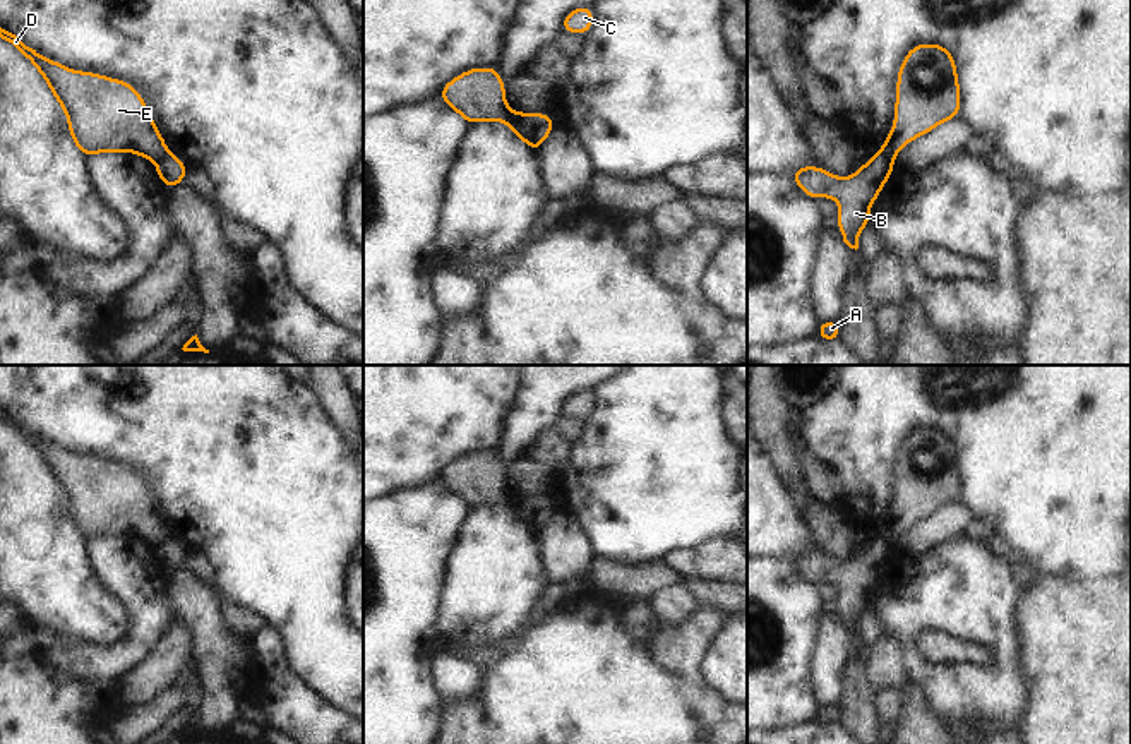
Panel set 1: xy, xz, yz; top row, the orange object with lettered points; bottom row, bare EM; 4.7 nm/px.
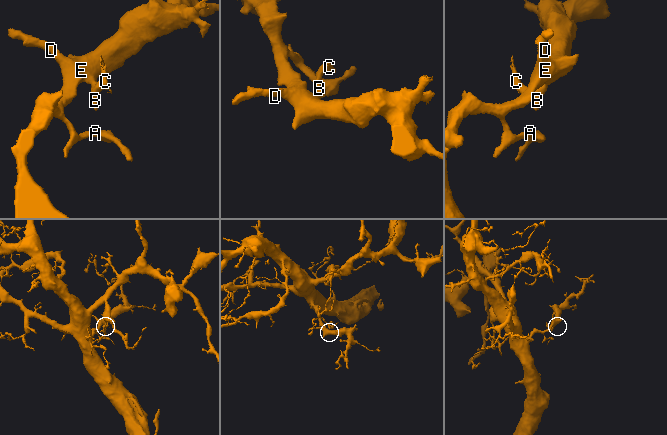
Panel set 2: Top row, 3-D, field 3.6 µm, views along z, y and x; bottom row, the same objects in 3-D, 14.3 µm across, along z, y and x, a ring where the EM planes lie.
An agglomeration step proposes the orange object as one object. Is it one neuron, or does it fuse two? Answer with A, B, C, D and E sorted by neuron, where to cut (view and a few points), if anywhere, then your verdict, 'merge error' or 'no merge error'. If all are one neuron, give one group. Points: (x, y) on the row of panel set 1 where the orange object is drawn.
groups A D E / B C; cut yz (881, 148), (893, 160); merge error

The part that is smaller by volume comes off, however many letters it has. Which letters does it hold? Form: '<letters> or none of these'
B, C

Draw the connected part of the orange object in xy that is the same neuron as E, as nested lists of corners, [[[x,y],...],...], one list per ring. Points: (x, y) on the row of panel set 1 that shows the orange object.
[[[2,27],[0,38],[12,43],[46,81],[67,117],[70,139],[84,158],[134,153],[154,159],[168,149],[142,94],[130,82],[65,67]]]

